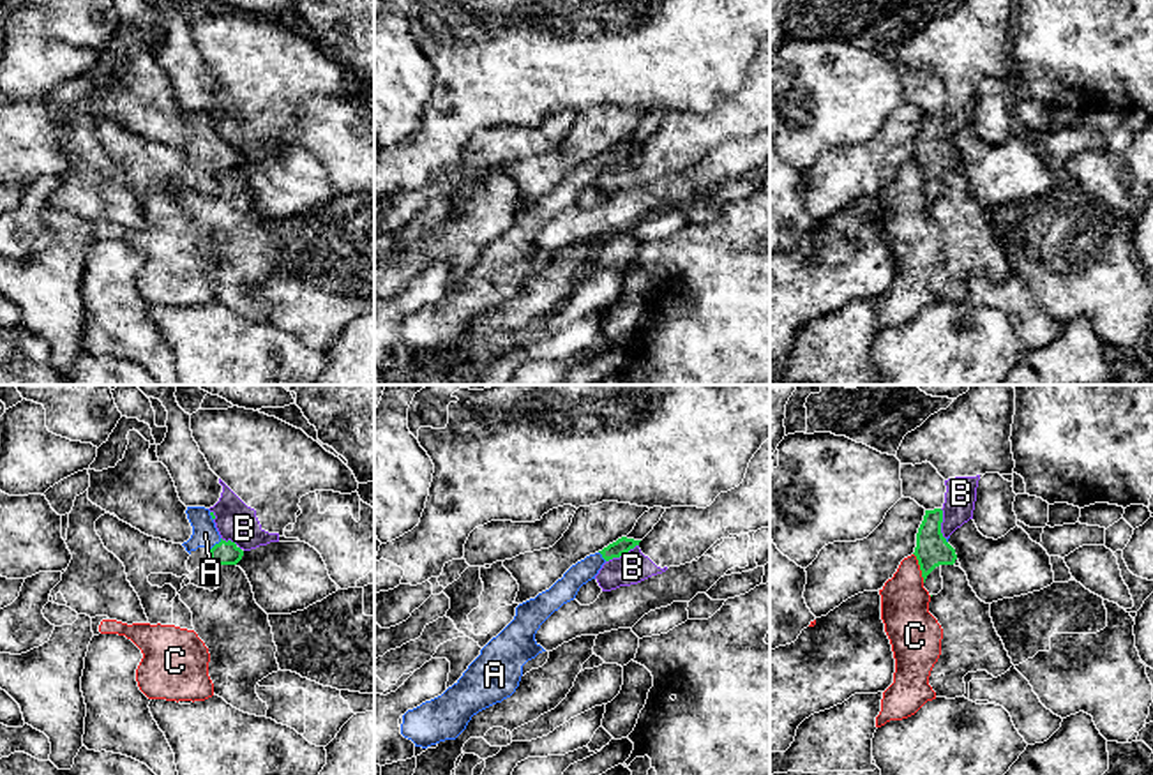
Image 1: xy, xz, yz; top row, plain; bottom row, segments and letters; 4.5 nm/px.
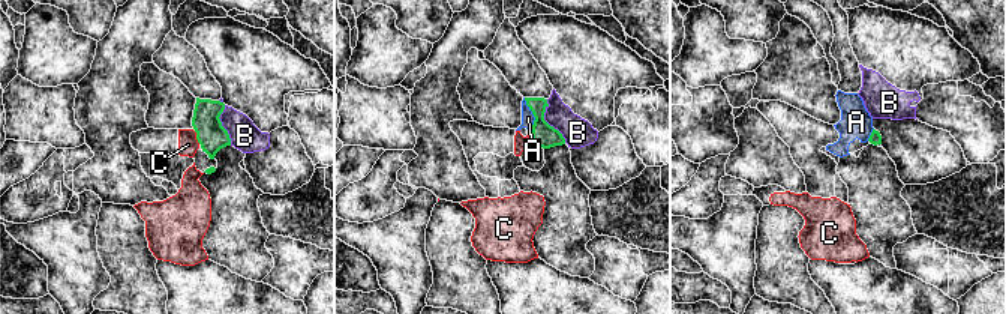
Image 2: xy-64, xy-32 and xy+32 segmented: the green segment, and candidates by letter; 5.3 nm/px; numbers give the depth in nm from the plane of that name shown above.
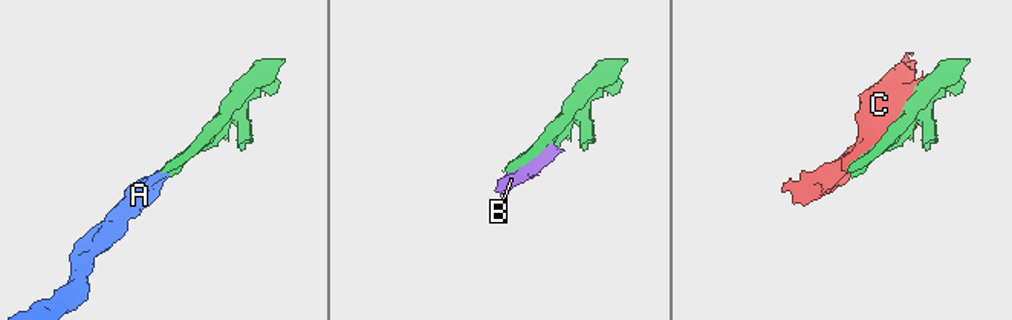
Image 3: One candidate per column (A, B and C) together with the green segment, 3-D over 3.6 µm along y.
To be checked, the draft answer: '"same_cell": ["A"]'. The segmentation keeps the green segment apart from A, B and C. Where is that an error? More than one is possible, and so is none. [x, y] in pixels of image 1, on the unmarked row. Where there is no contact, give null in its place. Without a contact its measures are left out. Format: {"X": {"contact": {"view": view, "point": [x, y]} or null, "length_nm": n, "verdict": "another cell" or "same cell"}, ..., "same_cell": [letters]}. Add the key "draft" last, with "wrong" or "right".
{"A": {"contact": {"view": "xy", "point": [211, 154]}, "length_nm": 110, "verdict": "same cell"}, "B": {"contact": {"view": "xz", "point": [622, 158]}, "length_nm": 170, "verdict": "another cell"}, "C": {"contact": {"view": "yz", "point": [920, 172]}, "length_nm": 140, "verdict": "another cell"}, "same_cell": ["A"], "draft": "right"}

